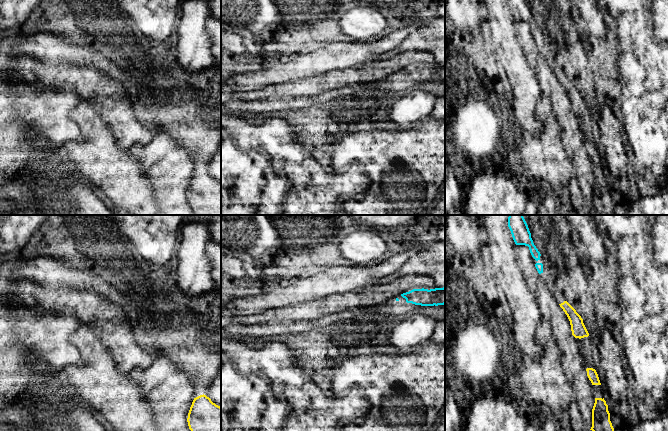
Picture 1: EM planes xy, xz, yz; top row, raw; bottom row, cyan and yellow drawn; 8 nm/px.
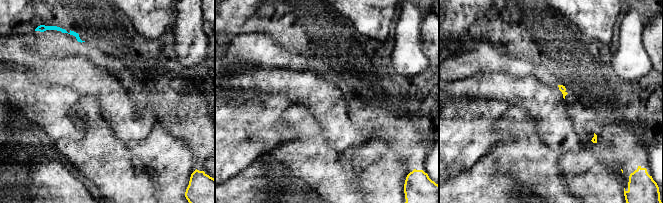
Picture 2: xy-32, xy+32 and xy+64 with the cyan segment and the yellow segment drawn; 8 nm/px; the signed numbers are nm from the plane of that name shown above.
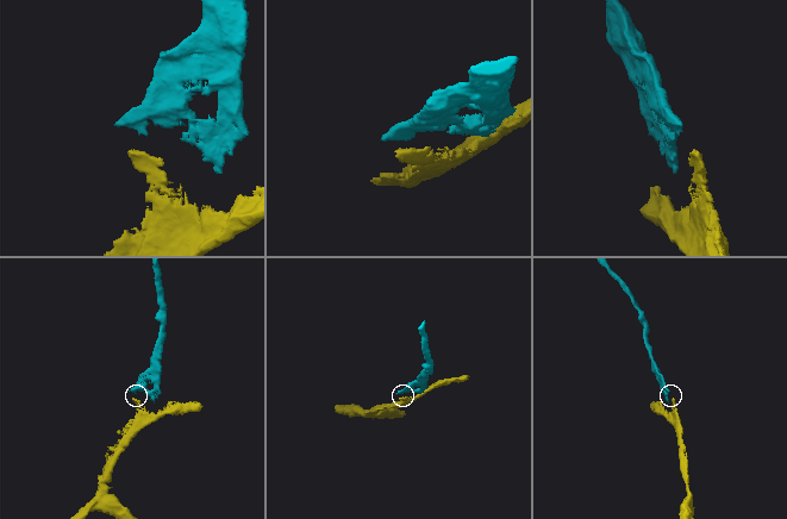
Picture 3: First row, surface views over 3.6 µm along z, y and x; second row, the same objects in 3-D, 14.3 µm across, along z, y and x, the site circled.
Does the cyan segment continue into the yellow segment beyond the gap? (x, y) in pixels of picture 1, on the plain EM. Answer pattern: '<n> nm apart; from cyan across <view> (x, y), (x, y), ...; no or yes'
280 nm apart; from cyan across yz (542, 48), (559, 80); yes

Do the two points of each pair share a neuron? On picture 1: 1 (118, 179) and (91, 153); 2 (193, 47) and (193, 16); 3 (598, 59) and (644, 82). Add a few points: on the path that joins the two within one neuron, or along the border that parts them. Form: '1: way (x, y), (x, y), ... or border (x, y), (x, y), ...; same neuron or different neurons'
1: way (111, 173), (98, 160); same neuron
2: way (193, 39), (193, 24); same neuron
3: border (619, 46), (618, 74); different neurons

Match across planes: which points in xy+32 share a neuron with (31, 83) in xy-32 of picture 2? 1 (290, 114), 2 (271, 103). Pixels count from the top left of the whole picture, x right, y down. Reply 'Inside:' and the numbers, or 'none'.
Inside: 2

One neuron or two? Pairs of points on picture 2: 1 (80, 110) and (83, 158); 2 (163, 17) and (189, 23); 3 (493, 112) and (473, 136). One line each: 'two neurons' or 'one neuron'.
1: one neuron
2: two neurons
3: one neuron

